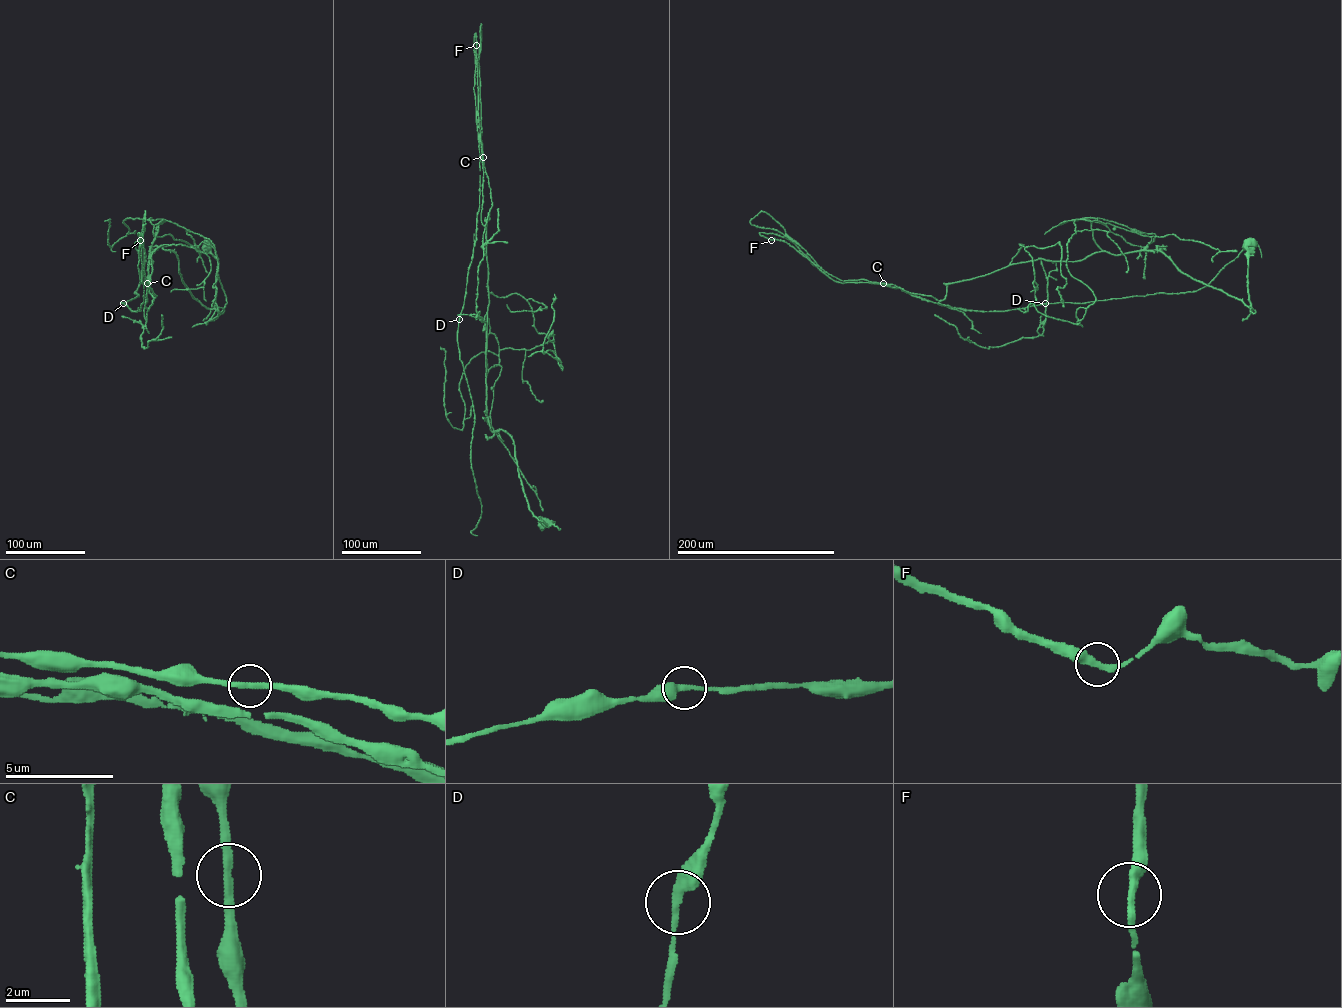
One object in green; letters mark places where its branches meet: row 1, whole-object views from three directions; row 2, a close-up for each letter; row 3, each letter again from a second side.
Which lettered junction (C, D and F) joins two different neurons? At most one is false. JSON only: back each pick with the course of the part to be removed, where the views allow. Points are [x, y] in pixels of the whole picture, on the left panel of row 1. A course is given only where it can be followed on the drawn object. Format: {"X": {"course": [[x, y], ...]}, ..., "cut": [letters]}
{"cut": []}

